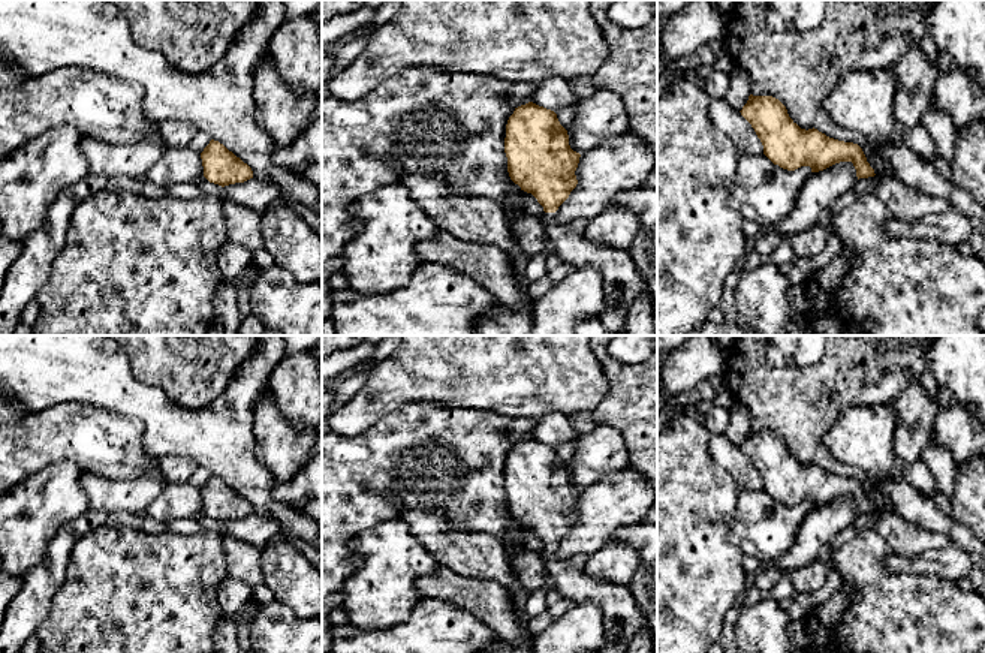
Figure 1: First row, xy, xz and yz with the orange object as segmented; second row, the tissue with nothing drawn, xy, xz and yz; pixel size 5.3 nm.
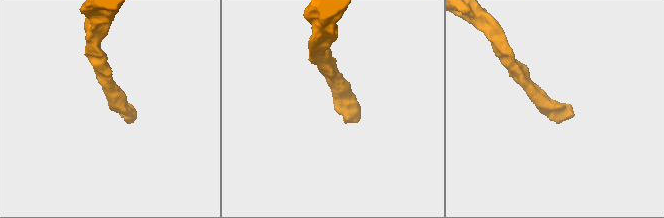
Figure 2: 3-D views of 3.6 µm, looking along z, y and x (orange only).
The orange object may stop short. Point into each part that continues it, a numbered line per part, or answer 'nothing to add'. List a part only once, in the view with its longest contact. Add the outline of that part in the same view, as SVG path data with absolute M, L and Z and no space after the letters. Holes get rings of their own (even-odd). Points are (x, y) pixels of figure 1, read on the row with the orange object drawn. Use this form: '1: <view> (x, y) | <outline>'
1: xz (623, 283) | M543 213L540 220L563 264L593 267L602 273L606 307L599 321L612 335L626 335L627 313L647 289L629 250L590 241L585 237L585 219L563 223L555 219L555 213Z

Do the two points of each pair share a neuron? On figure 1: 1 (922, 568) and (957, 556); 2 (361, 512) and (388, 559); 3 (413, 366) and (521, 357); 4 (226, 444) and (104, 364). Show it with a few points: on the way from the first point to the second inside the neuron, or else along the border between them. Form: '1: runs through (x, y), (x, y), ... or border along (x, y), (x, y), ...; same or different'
1: runs through (931, 563), (948, 563); same
2: border along (400, 517), (363, 529), (349, 541), (361, 563); different
3: runs through (440, 361), (446, 357), (494, 357); same
4: runs through (196, 433), (175, 432), (133, 394); same

